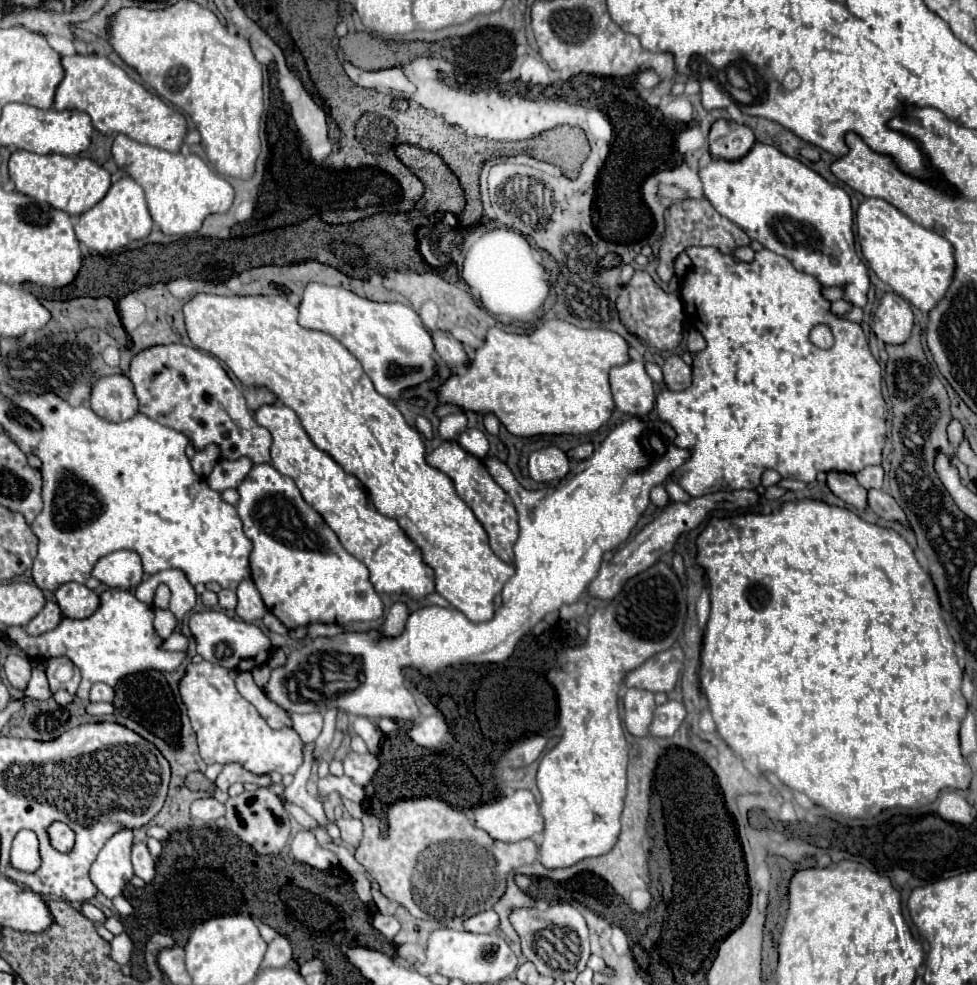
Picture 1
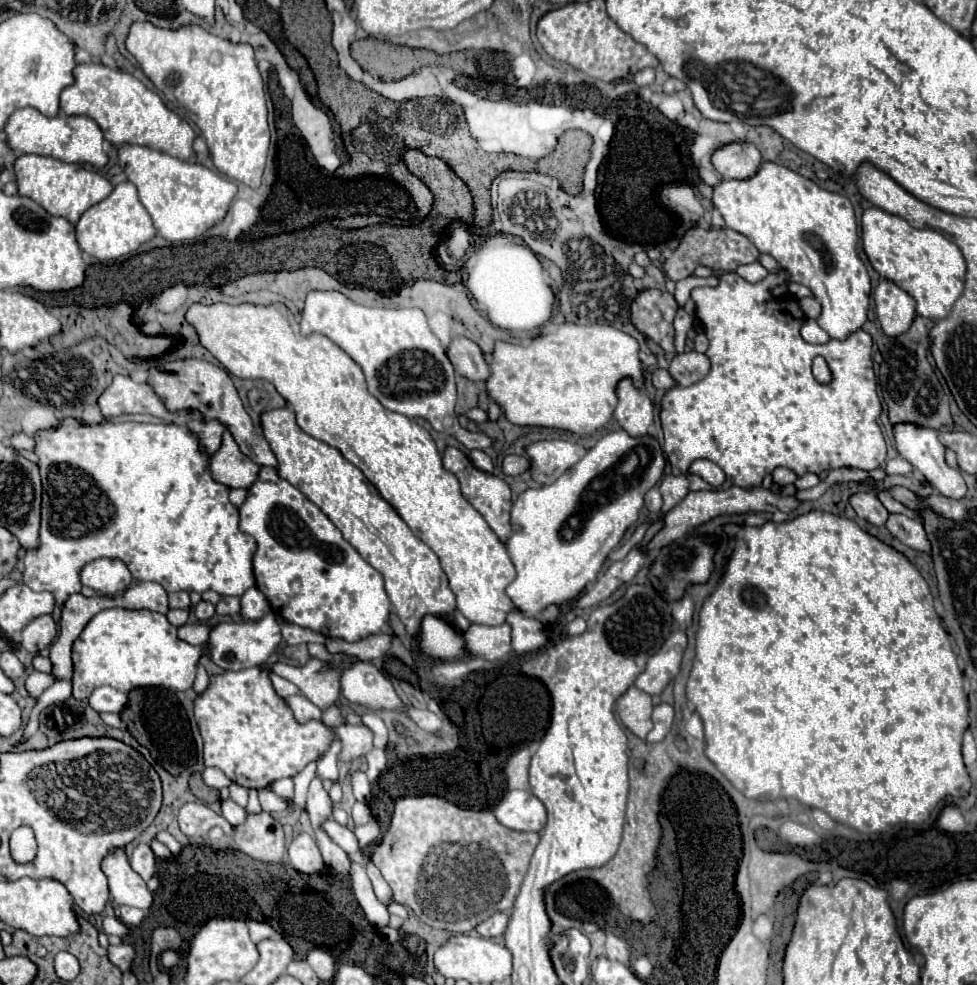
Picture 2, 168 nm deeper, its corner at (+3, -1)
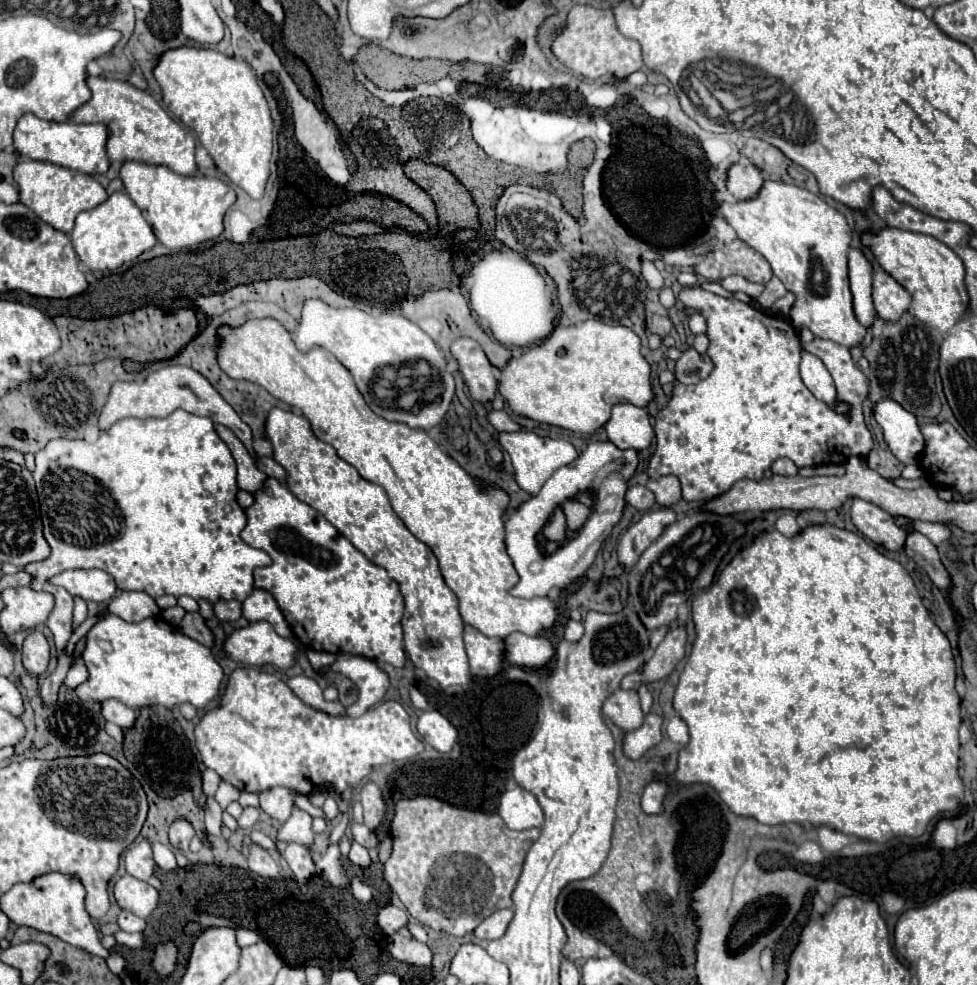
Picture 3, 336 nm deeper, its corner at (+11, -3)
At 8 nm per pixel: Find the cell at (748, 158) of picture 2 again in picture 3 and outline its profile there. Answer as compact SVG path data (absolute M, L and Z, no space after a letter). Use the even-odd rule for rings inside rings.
M732 163L728 167L726 187L734 195L734 199L738 199L738 201L754 197L758 193L758 189L762 187L762 181L764 181L764 175L754 165Z

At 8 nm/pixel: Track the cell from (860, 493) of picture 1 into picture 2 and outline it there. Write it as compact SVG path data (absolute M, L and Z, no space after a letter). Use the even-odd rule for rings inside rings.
M860 491L860 493L852 495L850 503L852 503L852 507L854 507L854 511L856 511L856 515L858 515L860 519L866 519L868 523L872 523L872 525L876 525L876 527L884 525L886 519L888 519L888 515L890 515L890 513L886 511L886 507L878 501L878 497L876 497L874 493Z

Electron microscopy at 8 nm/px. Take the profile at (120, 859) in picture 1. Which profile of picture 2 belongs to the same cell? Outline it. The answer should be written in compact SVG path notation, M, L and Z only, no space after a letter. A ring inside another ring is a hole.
M124 849L112 851L104 857L104 873L110 883L110 895L120 905L130 905L138 909L150 909L154 903L152 891L146 887L144 879L132 871Z

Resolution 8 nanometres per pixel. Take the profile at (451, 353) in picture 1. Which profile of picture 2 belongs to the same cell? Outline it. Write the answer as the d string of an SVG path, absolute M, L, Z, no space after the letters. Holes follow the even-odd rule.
M456 337L450 343L448 357L454 363L456 371L470 381L482 381L484 383L490 377L490 367L484 359L482 349L466 337Z

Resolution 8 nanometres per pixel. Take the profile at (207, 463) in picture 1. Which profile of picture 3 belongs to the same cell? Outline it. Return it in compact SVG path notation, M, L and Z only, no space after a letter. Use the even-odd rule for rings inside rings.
M184 365L162 367L162 369L154 371L154 373L150 373L144 381L130 381L130 383L116 381L112 385L112 389L110 389L106 405L102 407L100 429L108 429L112 423L116 423L116 421L120 421L124 417L136 417L136 419L168 417L176 409L184 409L184 411L188 411L192 415L200 415L200 417L210 417L214 423L220 423L220 425L232 429L236 433L236 437L240 437L244 447L250 451L250 455L254 455L250 427L220 397L220 393L208 383L208 379L204 375L200 375L192 367L184 367Z

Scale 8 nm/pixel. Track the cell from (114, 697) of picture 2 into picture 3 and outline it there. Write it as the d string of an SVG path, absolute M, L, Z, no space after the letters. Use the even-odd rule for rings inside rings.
M116 699L102 701L102 713L104 713L106 721L112 721L112 723L120 725L122 729L132 729L134 719L136 719L136 709L128 707Z

